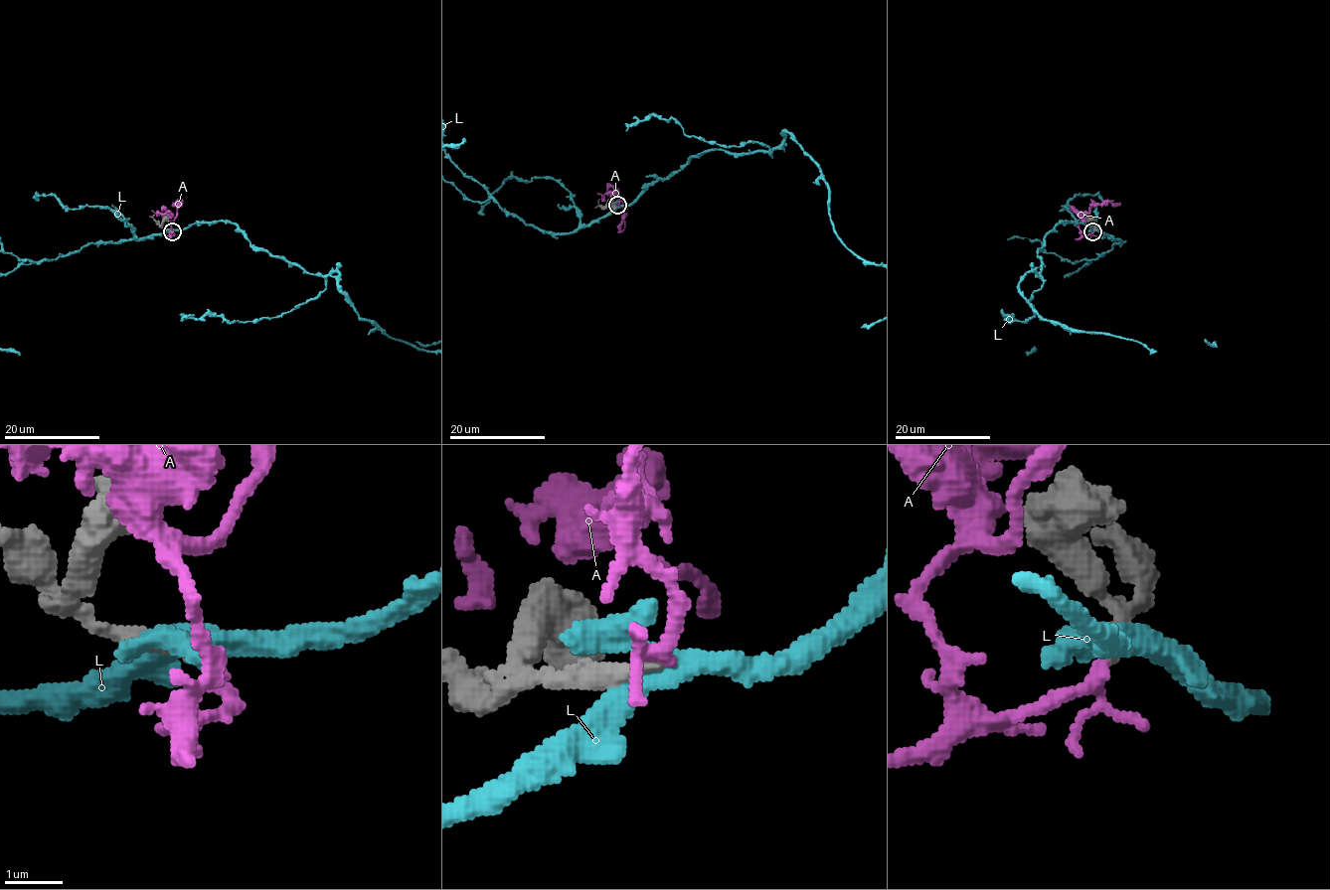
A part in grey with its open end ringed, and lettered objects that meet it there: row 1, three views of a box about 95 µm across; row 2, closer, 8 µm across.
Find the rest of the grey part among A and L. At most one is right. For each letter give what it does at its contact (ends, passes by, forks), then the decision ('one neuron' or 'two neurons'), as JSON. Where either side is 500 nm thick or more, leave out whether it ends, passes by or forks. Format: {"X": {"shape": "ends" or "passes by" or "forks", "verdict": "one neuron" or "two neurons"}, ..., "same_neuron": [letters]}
{"A": {"shape": "forks", "verdict": "one neuron"}, "L": {"shape": "forks", "verdict": "two neurons"}, "same_neuron": ["A"]}

